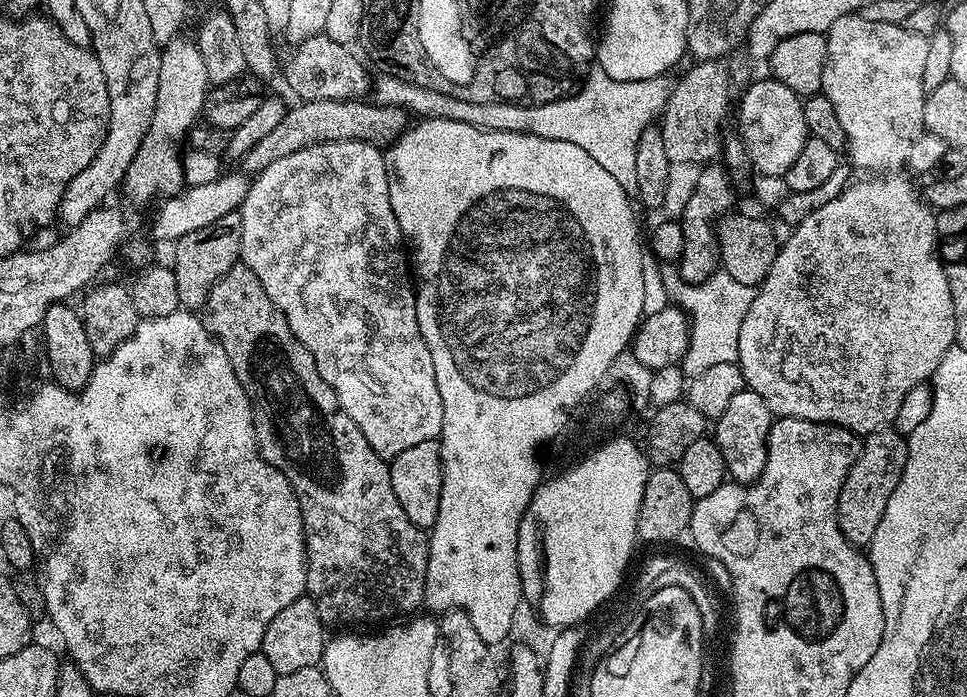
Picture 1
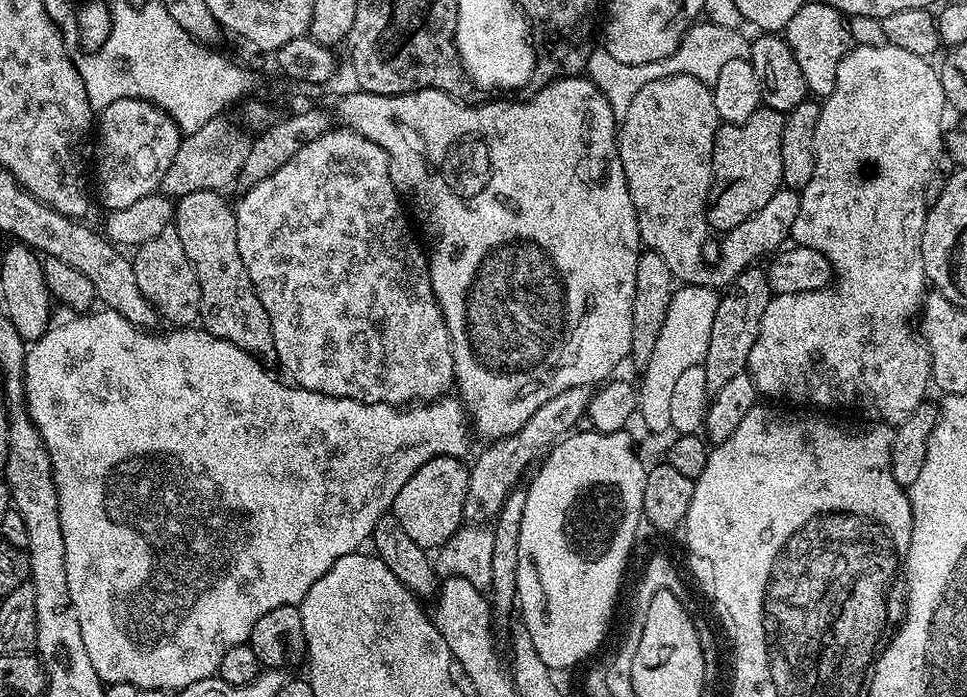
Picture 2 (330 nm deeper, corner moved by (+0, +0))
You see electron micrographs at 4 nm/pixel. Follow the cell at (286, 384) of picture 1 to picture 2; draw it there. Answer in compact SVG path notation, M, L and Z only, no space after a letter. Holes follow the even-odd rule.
M194 190L174 204L174 227L186 250L186 258L196 267L200 287L200 320L203 331L234 342L257 358L275 357L270 318L250 282L250 274L238 254L236 213L220 192Z

